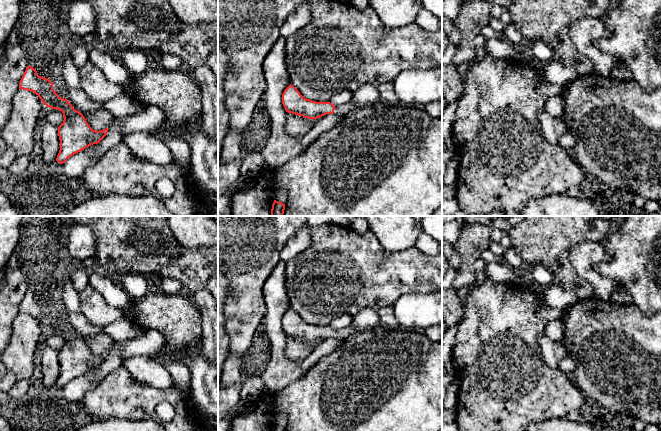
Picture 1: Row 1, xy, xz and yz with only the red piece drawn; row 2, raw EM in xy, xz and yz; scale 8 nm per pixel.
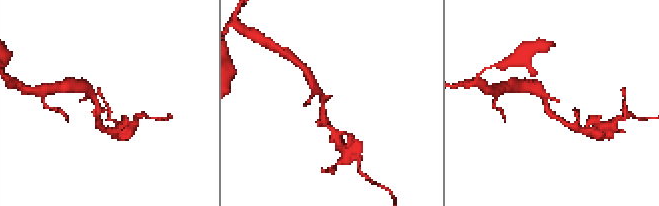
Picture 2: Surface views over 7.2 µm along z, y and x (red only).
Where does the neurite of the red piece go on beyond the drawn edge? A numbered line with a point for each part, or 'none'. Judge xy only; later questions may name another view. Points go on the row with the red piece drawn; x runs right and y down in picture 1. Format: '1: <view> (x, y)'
none

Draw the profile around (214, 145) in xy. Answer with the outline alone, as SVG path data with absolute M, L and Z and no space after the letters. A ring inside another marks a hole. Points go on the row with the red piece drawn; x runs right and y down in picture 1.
M200 121L183 125L177 134L190 148L190 171L195 185L218 197L218 143L200 128Z

